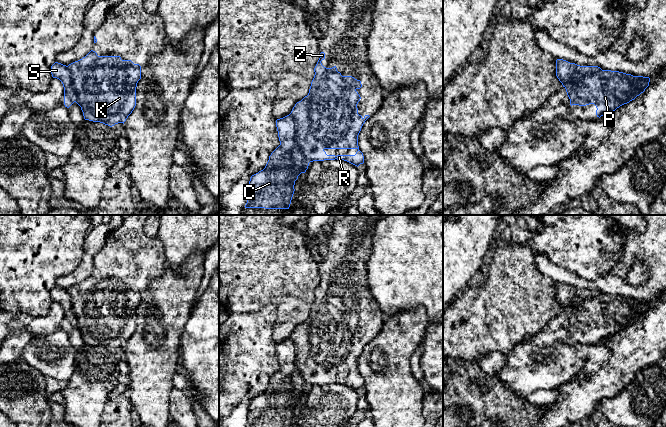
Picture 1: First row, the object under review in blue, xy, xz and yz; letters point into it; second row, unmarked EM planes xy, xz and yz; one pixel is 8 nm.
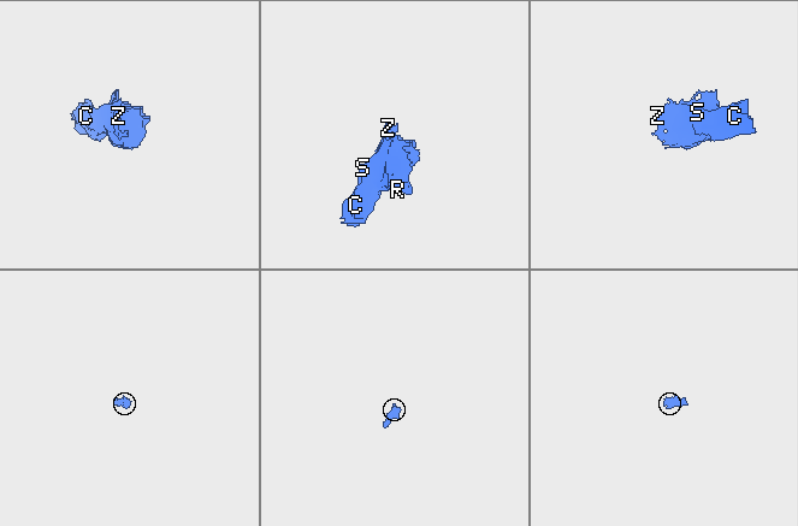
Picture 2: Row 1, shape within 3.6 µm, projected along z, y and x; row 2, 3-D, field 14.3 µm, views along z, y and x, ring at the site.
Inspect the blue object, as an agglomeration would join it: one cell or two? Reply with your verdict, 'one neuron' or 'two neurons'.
two neurons

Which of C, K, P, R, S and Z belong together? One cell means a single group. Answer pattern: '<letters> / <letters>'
C P S / K R Z

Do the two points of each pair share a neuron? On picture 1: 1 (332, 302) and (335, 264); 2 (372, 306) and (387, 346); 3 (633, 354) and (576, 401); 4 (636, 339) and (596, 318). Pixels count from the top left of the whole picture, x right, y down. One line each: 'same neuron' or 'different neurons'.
1: same neuron
2: different neurons
3: same neuron
4: different neurons

